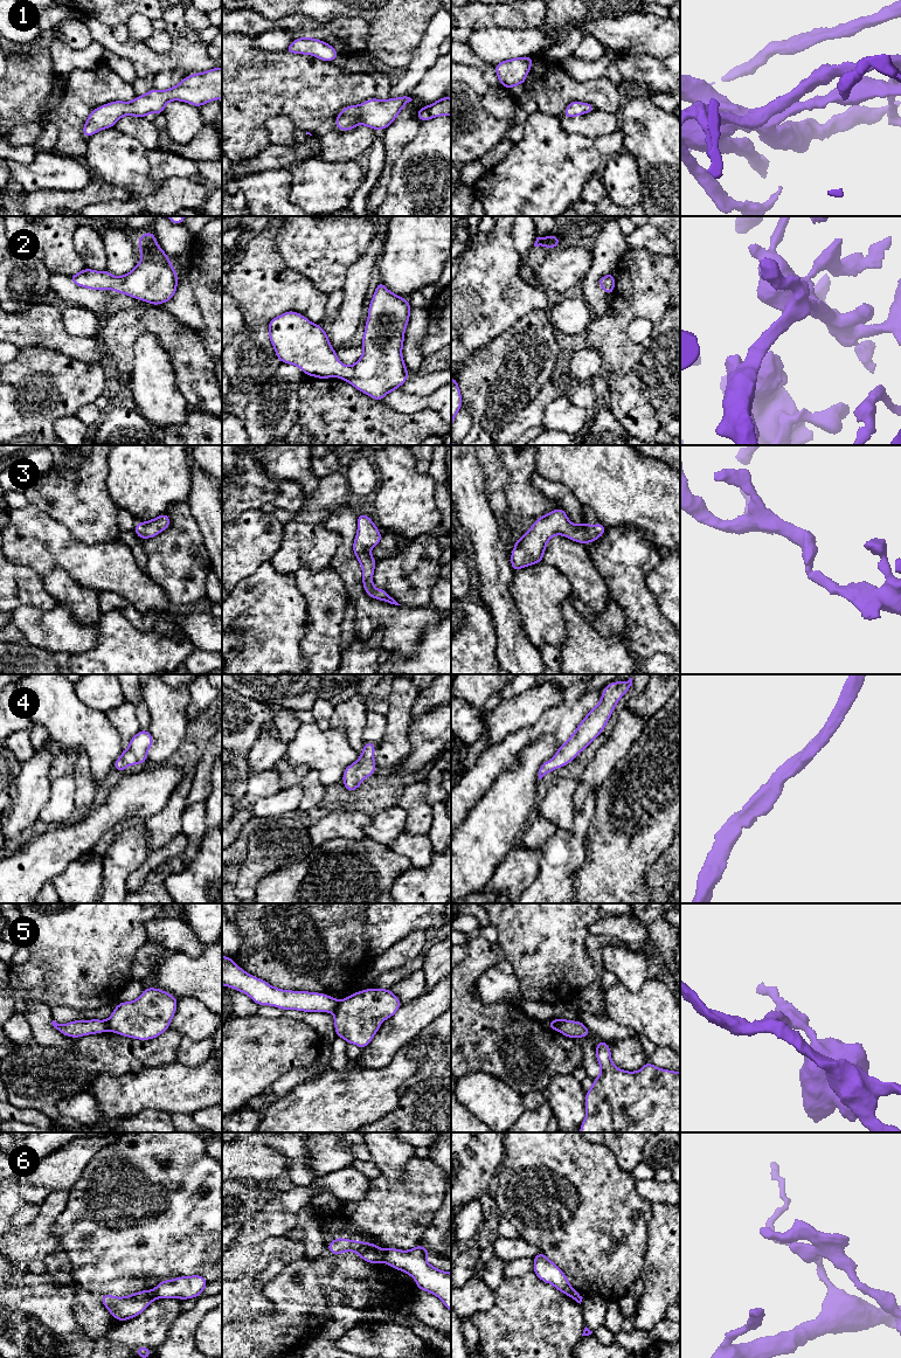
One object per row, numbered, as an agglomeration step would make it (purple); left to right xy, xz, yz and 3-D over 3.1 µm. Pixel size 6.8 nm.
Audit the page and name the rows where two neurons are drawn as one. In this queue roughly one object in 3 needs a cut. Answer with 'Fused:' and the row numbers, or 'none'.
Fused: 5, 6

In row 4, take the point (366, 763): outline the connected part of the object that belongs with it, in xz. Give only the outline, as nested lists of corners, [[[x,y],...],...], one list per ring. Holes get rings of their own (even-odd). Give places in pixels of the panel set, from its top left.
[[[365,742],[362,754],[345,769],[342,781],[347,791],[356,790],[365,777],[370,777],[375,772],[375,748],[374,743]]]

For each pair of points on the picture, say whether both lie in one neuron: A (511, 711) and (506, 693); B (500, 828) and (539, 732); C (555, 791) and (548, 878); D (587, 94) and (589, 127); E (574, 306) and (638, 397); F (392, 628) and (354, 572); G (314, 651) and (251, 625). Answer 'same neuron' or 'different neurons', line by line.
A: different neurons
B: different neurons
C: different neurons
D: different neurons
E: different neurons
F: same neuron
G: different neurons

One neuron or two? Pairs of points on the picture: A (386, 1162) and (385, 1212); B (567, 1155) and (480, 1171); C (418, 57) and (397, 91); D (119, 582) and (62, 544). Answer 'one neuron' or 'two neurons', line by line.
A: two neurons
B: two neurons
C: one neuron
D: one neuron

